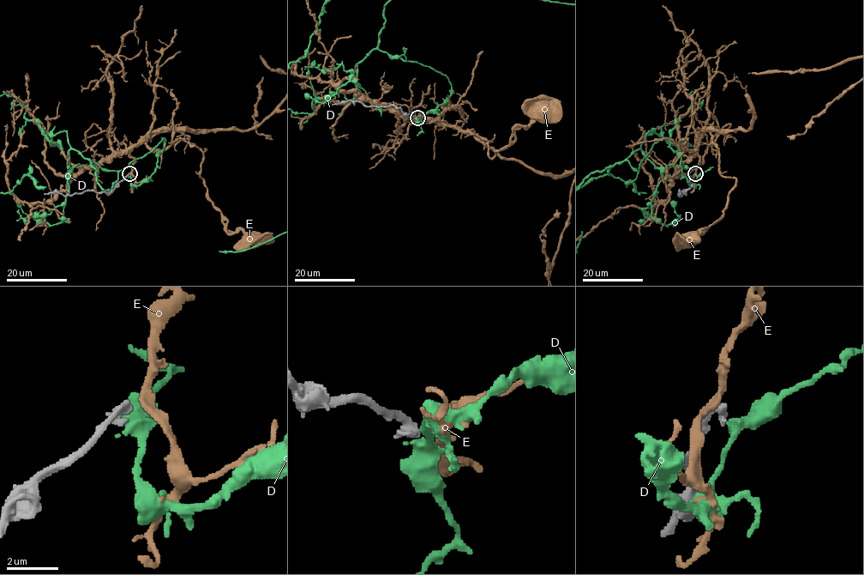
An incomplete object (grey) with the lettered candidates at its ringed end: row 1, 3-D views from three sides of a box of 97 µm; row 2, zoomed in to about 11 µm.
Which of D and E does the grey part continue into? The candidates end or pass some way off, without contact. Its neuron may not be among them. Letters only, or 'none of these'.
none of these

